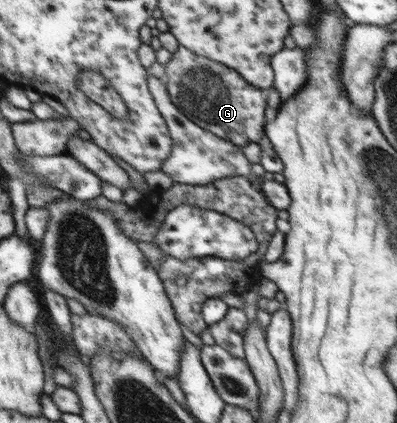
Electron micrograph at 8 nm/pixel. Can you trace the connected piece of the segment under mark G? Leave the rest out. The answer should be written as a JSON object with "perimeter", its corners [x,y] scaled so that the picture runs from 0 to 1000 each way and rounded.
{"perimeter":[[[451,106],[451,116],[438,123],[416,161],[416,177],[413,189],[428,239],[481,288],[599,348],[657,336],[660,319],[668,314],[665,298],[673,288],[670,272],[665,272],[670,217],[625,199],[594,165],[582,165],[559,149],[529,144],[521,135],[496,130],[466,109]]]}

